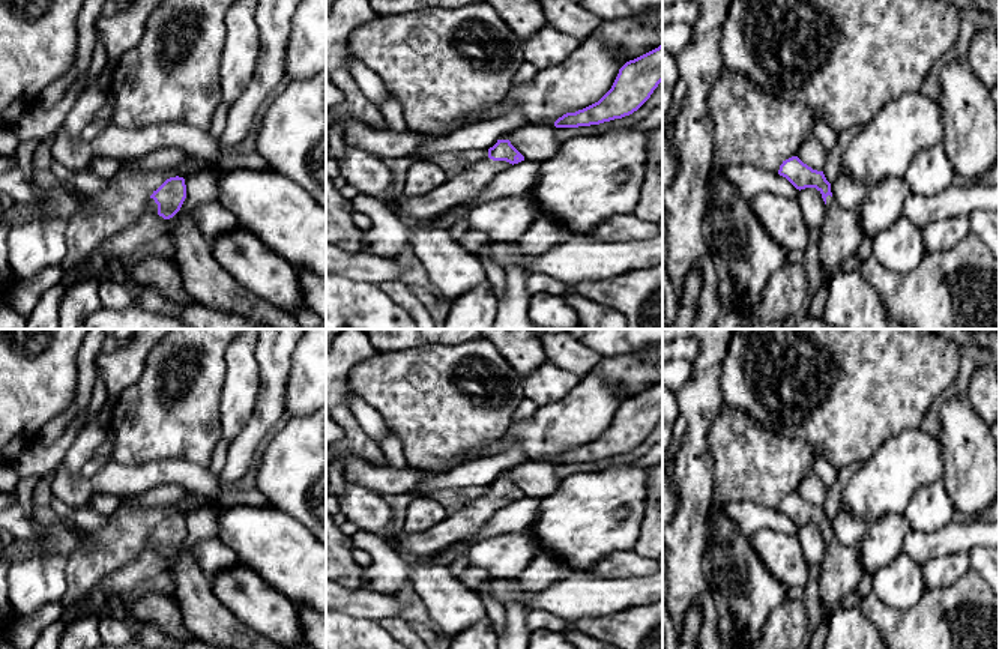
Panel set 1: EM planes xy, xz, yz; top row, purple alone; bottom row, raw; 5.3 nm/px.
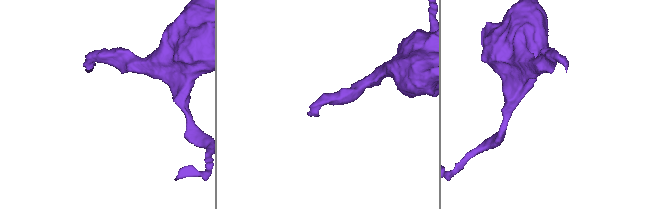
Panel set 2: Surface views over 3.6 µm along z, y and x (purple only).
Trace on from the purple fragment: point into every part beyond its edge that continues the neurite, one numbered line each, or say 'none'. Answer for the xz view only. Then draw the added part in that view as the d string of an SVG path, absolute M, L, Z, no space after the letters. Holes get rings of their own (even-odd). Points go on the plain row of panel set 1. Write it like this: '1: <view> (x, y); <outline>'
1: xz (461, 526); M485 494L448 515L442 523L422 533L400 532L394 545L413 556L433 556L449 547L470 541L493 515L512 500Z

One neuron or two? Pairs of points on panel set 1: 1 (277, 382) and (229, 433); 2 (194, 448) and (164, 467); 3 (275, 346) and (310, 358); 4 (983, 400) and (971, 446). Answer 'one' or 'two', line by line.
1: two
2: two
3: two
4: two

